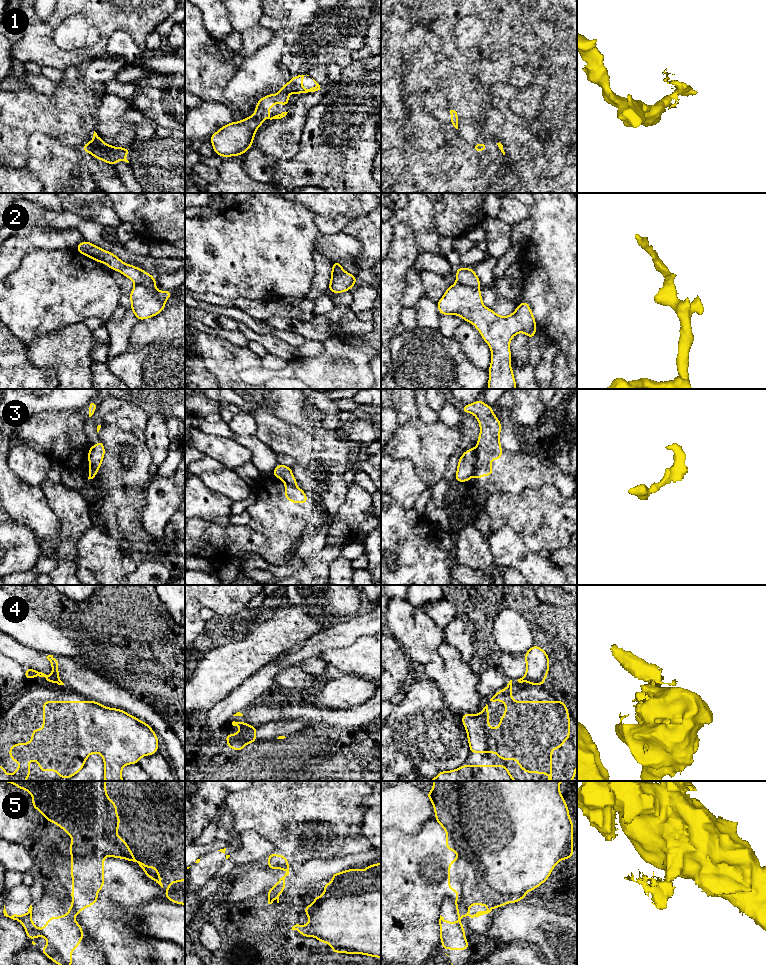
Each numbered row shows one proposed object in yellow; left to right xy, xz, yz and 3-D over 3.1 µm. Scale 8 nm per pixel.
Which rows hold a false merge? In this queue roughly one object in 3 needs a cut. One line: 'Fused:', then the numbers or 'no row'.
Fused: 1, 2, 3, 4, 5

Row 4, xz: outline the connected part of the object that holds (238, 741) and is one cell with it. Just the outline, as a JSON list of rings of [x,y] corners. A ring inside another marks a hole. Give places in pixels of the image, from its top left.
[[[251,727],[248,729],[241,729],[236,734],[229,735],[228,732],[225,735],[225,739],[229,749],[235,749],[238,753],[249,743],[257,741],[257,727]]]

